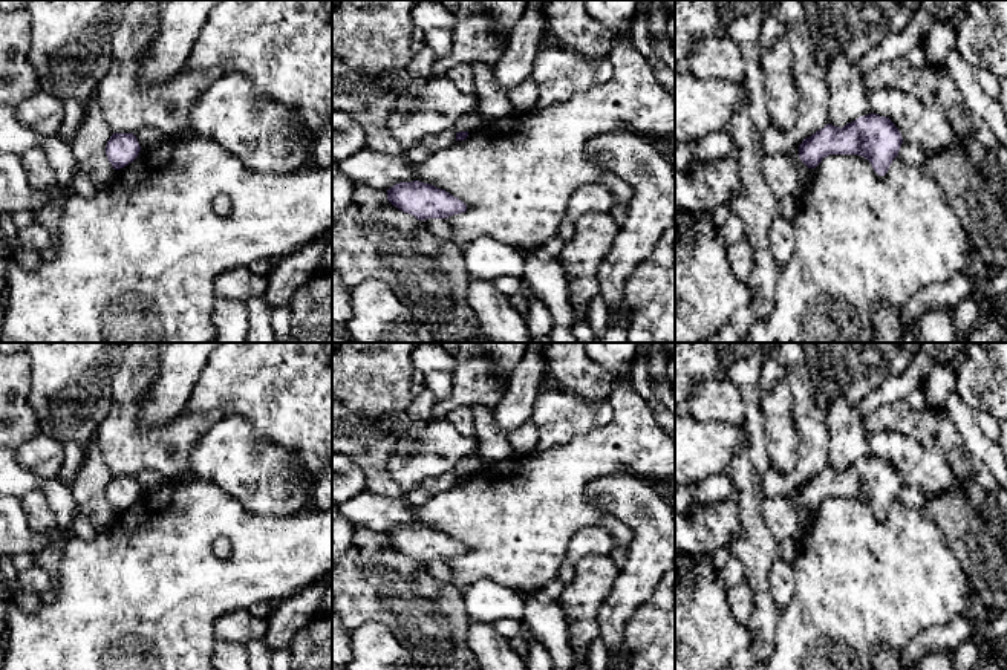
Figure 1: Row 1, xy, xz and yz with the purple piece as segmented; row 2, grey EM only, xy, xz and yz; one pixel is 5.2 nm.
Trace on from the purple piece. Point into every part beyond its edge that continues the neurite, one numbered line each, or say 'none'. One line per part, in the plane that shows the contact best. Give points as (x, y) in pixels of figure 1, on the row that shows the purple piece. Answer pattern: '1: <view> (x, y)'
1: yz (791, 153)

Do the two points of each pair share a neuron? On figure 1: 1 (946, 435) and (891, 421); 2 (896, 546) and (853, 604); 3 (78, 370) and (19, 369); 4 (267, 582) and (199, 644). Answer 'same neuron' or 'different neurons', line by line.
1: same neuron
2: same neuron
3: different neurons
4: same neuron

